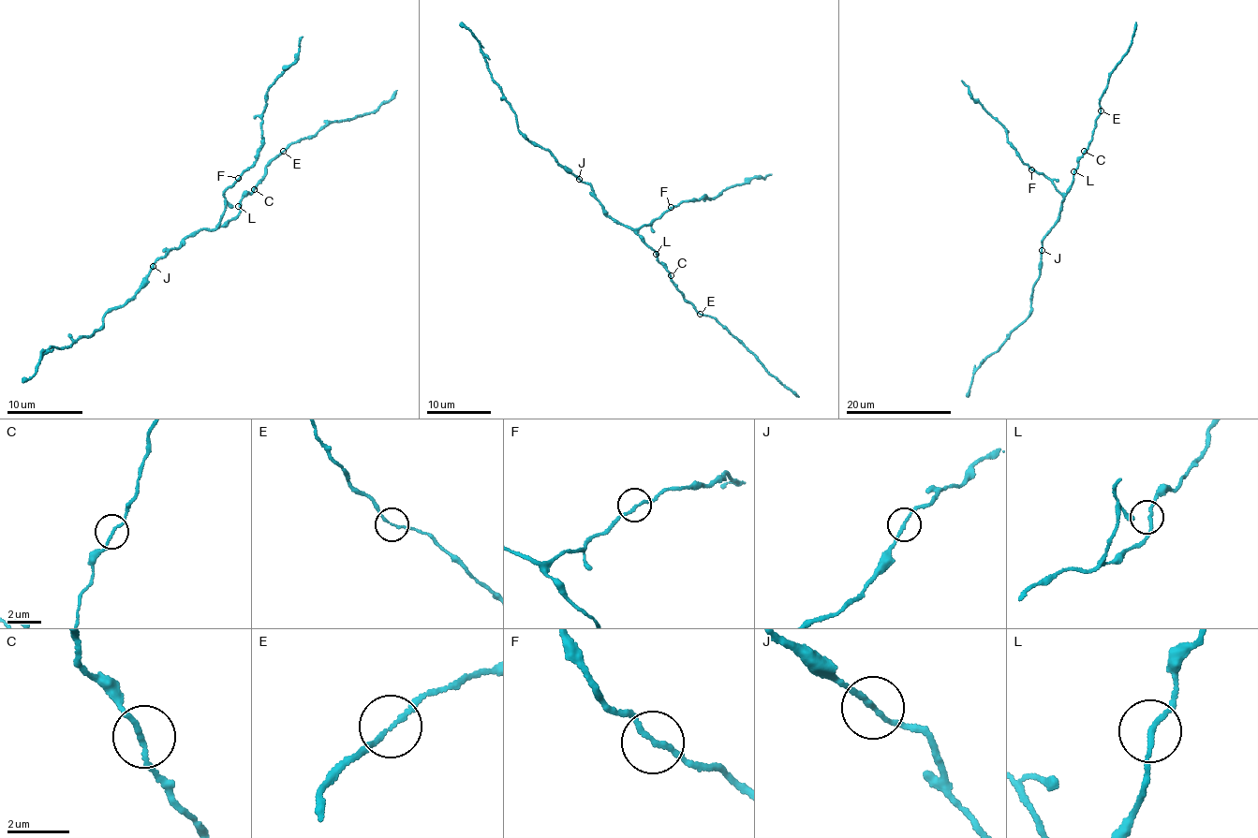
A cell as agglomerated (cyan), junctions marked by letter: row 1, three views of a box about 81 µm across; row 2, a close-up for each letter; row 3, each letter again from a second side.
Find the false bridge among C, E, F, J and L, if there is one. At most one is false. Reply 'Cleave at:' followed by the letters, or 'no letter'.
Cleave at: no letter

